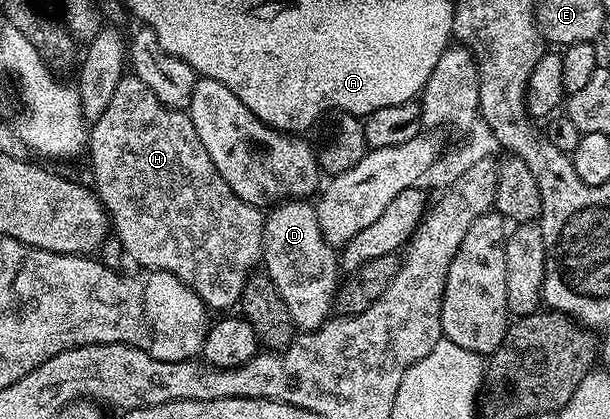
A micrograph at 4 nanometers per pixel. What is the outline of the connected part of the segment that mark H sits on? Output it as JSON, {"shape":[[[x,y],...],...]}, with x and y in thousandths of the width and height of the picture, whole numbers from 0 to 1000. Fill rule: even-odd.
{"shape":[[[207,179],[198,186],[195,208],[189,208],[189,227],[182,227],[182,246],[175,246],[169,274],[162,274],[162,284],[151,291],[149,305],[144,310],[144,365],[146,394],[152,401],[151,449],[166,473],[166,484],[172,492],[182,525],[184,554],[189,566],[192,556],[200,589],[211,601],[213,618],[226,623],[238,647],[287,656],[308,690],[320,692],[344,740],[369,737],[374,728],[387,730],[395,716],[395,697],[405,666],[415,659],[431,623],[431,549],[436,511],[423,492],[392,475],[392,465],[385,465],[385,456],[379,456],[379,446],[372,446],[372,427],[366,427],[366,418],[359,418],[352,389],[346,389],[346,370],[339,370],[339,351],[333,351],[333,341],[320,313],[320,294],[313,294],[308,267],[282,260],[261,246],[261,236],[254,236],[254,227],[248,227],[241,198],[234,198],[226,184]]]}

